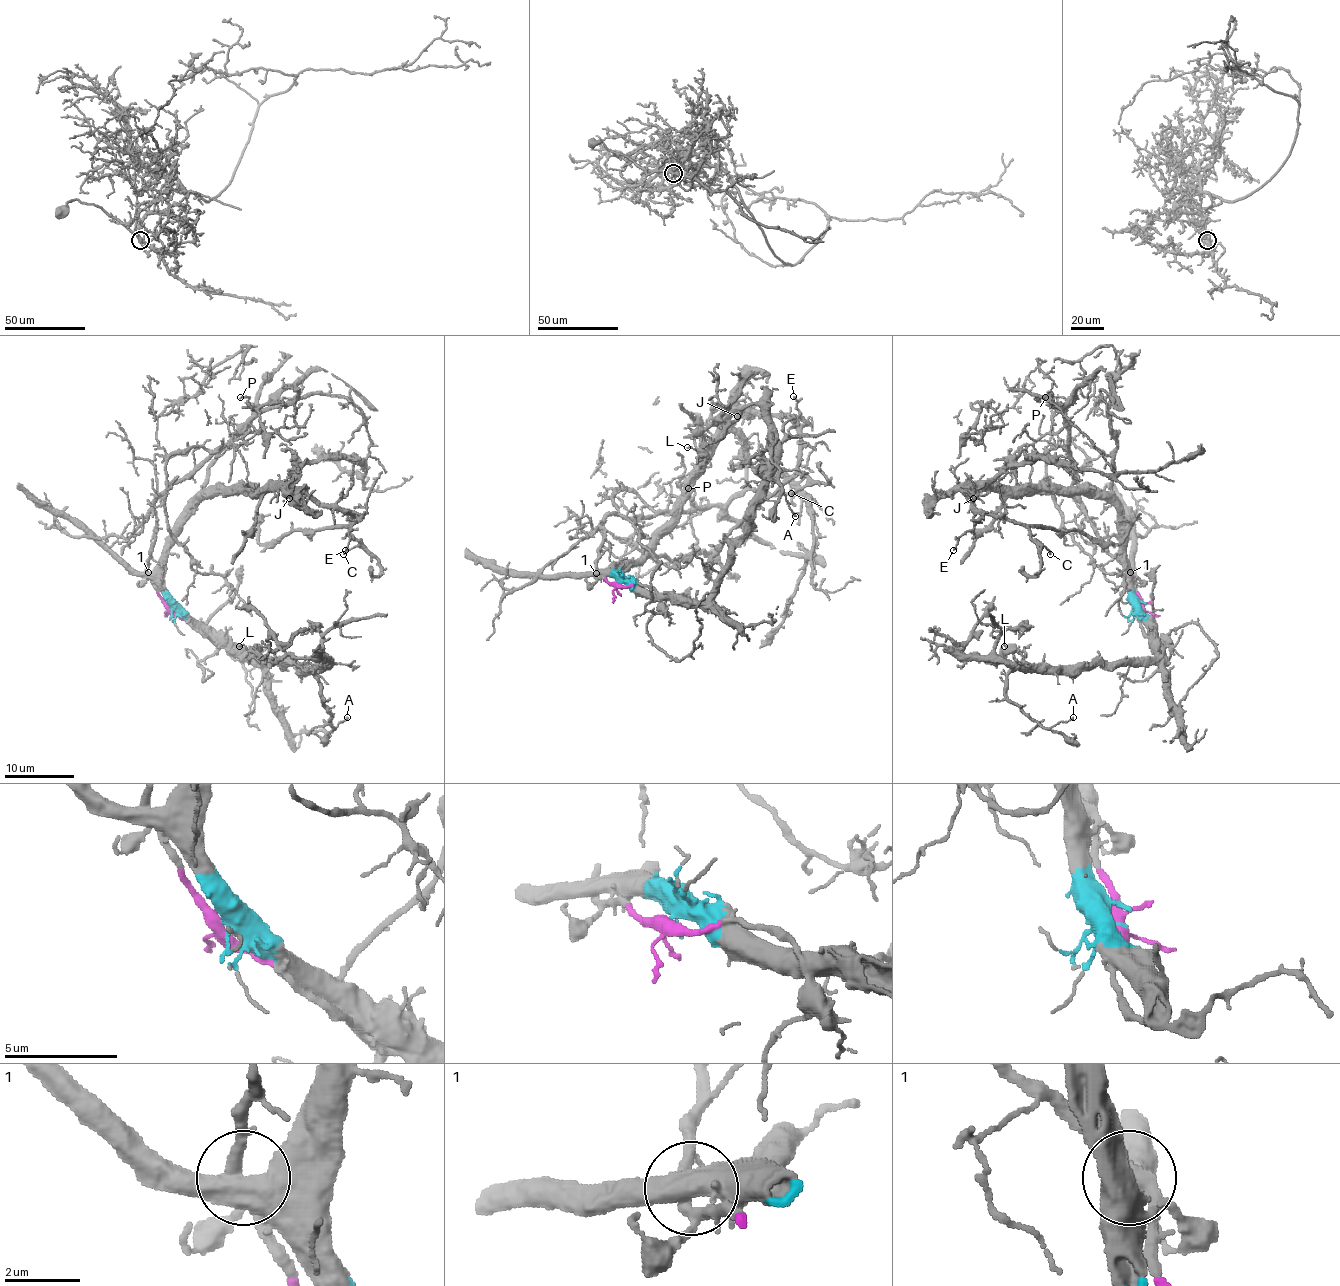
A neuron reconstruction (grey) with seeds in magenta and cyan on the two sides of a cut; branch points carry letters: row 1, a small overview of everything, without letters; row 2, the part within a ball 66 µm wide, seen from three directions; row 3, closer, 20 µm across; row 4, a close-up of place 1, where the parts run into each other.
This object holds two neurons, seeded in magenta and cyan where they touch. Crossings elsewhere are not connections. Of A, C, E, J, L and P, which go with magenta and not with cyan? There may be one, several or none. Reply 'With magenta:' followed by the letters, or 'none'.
With magenta: P

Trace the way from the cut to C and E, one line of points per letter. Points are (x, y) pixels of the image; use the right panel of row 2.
C: (1142, 607), (1130, 583), (1117, 510), (1105, 500), (967, 488), (972, 503), (993, 515), (1020, 522), (1050, 553)
E: (1142, 607), (1130, 583), (1117, 510), (1102, 498), (967, 488), (981, 515), (974, 527), (958, 538), (953, 550)

